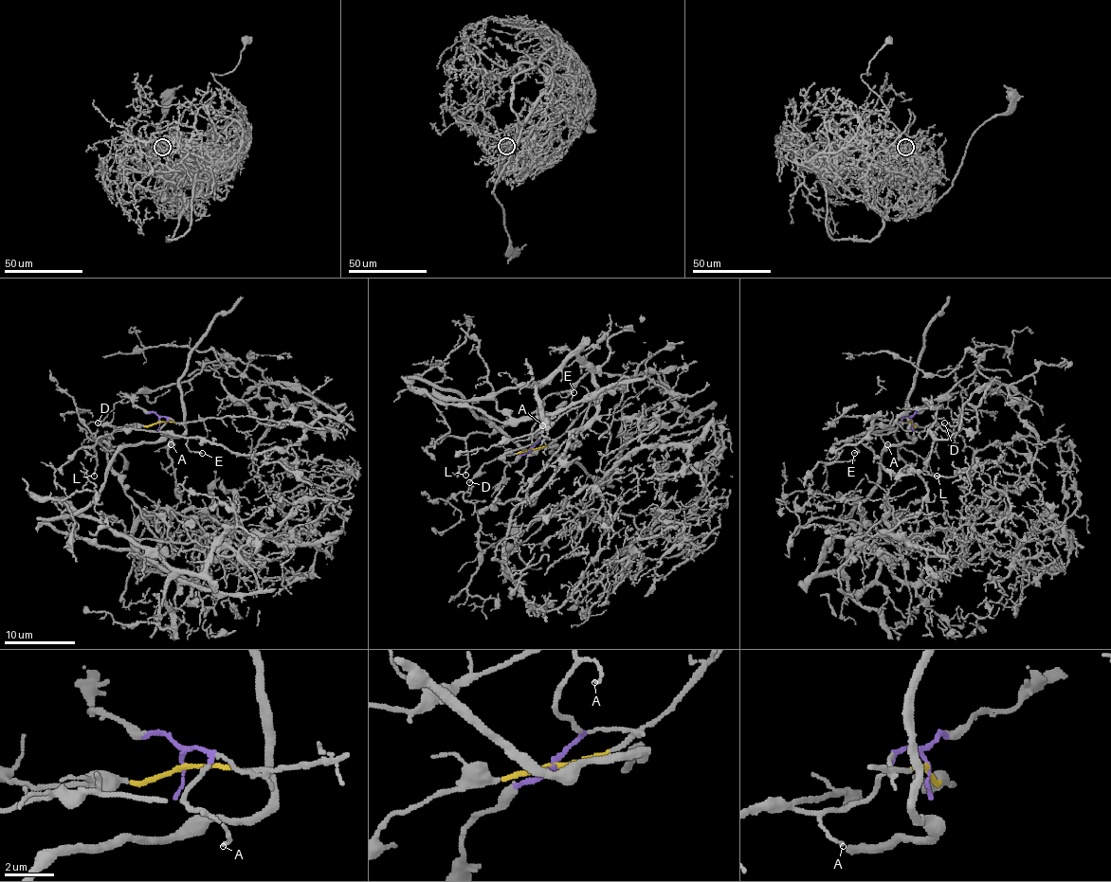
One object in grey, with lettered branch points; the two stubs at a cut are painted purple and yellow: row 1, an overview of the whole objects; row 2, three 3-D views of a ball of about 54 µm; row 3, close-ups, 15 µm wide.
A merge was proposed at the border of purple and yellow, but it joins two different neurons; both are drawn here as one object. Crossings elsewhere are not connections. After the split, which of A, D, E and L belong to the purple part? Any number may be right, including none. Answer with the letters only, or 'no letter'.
A, E, L

